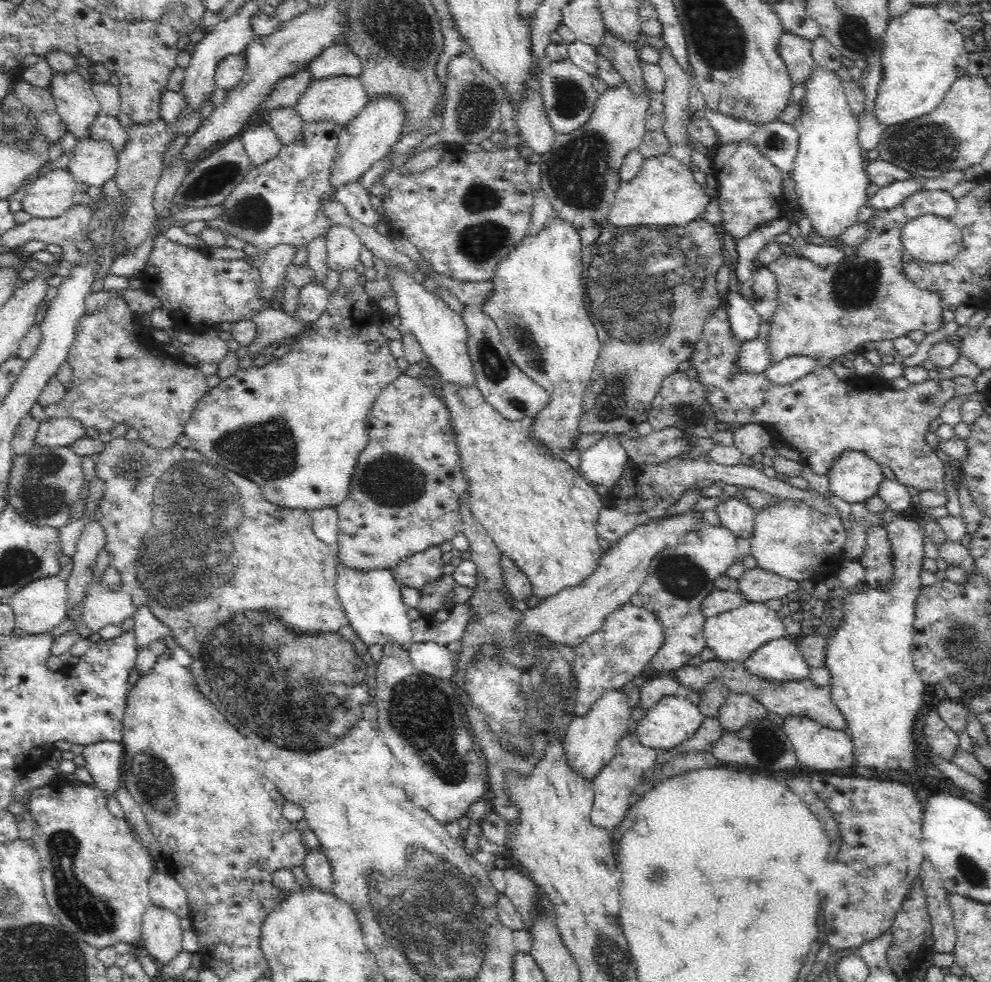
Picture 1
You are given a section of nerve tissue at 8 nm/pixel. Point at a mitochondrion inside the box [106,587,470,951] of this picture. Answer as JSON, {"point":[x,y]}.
{"point":[154,777]}

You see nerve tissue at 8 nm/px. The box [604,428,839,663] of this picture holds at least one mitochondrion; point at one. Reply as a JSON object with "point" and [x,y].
{"point":[678,576]}

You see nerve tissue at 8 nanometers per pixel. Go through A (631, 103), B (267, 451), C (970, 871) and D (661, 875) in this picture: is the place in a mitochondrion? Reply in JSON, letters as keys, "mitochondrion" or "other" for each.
{"A":"other","B":"mitochondrion","C":"mitochondrion","D":"mitochondrion"}

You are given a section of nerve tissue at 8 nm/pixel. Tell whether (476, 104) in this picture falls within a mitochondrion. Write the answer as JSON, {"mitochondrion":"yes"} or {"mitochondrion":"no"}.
{"mitochondrion":"yes"}

